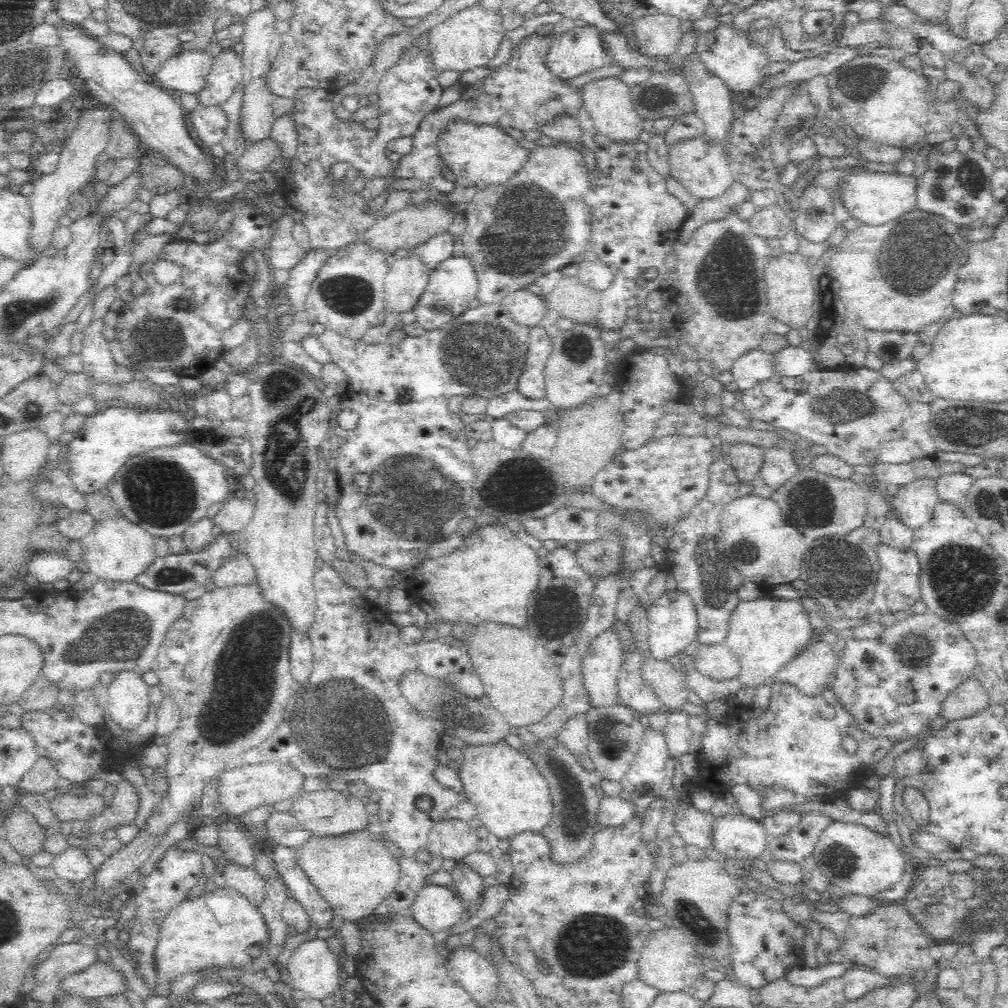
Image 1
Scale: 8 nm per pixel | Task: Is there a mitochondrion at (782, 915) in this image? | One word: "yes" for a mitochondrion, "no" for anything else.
no

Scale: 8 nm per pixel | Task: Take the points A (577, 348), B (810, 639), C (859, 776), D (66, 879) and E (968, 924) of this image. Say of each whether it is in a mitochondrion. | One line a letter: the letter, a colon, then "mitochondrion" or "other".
A: mitochondrion
B: other
C: other
D: other
E: other

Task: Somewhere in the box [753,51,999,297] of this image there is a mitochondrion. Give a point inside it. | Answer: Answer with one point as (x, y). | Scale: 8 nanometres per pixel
(956, 192)

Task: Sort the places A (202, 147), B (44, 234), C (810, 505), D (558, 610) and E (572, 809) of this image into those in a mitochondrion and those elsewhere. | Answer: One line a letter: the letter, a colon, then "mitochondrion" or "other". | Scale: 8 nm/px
A: other
B: other
C: mitochondrion
D: mitochondrion
E: mitochondrion

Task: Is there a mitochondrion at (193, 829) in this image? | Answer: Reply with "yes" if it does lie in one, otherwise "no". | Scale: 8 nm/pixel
no

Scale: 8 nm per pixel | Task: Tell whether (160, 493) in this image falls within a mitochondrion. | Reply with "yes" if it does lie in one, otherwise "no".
yes

